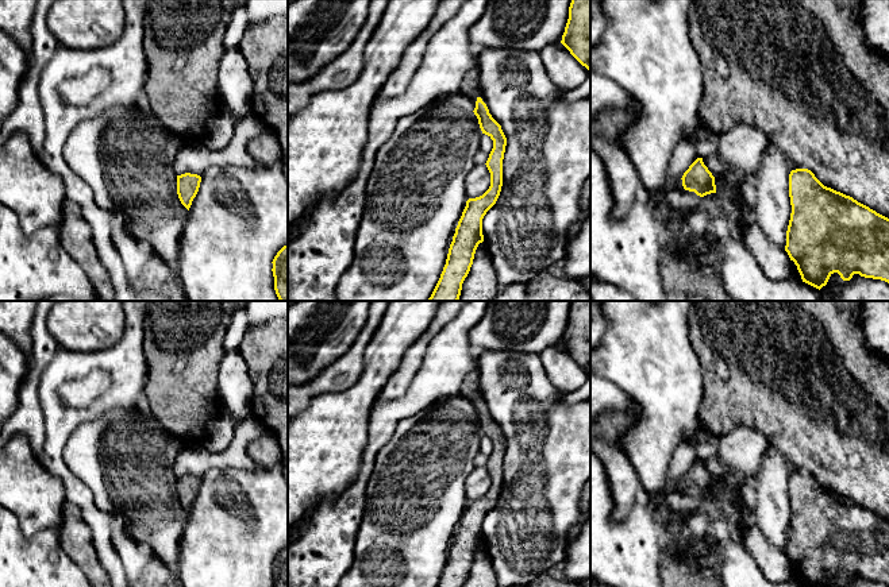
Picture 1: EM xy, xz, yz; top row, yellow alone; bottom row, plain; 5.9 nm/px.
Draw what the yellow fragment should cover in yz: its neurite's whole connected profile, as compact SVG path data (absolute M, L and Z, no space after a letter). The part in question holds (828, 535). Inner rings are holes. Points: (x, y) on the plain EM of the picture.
M796 471L789 476L789 499L792 507L786 533L786 548L790 563L794 564L803 584L827 587L830 579L838 575L843 583L854 576L881 582L889 586L889 521L858 505L850 498L824 488L808 471Z

